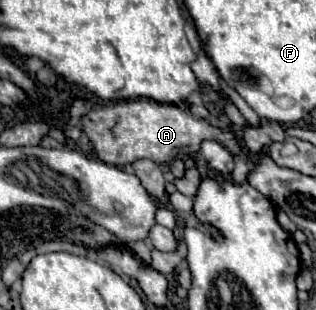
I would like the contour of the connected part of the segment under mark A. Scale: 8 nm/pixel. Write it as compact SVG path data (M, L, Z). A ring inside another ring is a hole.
M136 99L136 101L122 101L122 103L110 103L102 105L98 109L90 111L90 119L82 119L82 129L90 137L94 151L100 161L124 167L130 165L138 159L152 159L154 163L172 163L178 155L184 155L188 149L188 155L198 153L200 143L210 139L222 143L236 161L236 167L240 165L242 159L242 145L236 141L236 135L232 131L218 129L210 125L206 119L196 119L190 113L178 109L176 105L166 105L166 103L156 103L152 99ZM120 111L124 111L124 119L120 117ZM142 117L146 117L146 127Z

